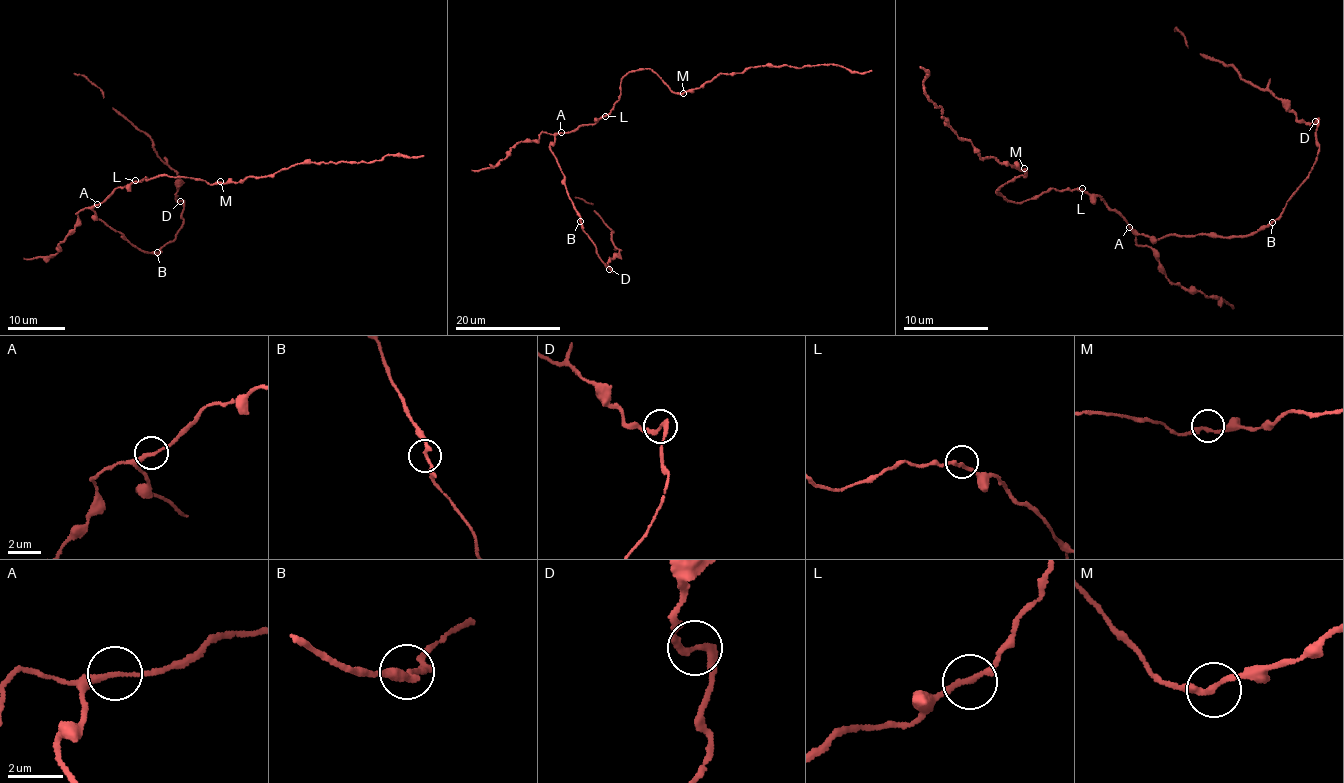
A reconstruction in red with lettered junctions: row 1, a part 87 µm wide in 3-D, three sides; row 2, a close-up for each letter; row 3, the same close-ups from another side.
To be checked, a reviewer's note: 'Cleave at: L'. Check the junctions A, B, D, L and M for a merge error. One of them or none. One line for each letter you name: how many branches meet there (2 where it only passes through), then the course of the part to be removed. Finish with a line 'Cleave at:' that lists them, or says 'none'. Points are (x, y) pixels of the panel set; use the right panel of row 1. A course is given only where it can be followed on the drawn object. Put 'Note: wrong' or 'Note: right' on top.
Note: wrong
Cleave at: none

